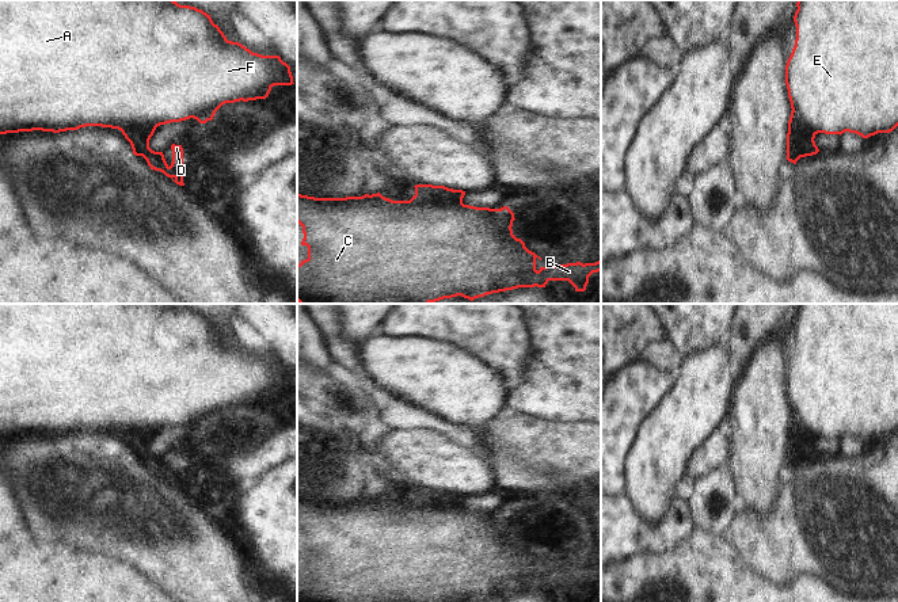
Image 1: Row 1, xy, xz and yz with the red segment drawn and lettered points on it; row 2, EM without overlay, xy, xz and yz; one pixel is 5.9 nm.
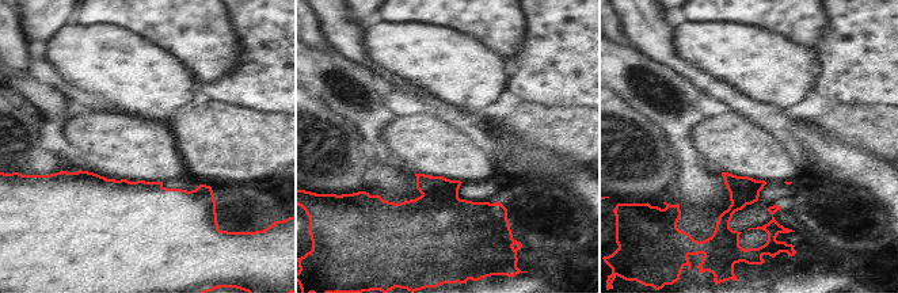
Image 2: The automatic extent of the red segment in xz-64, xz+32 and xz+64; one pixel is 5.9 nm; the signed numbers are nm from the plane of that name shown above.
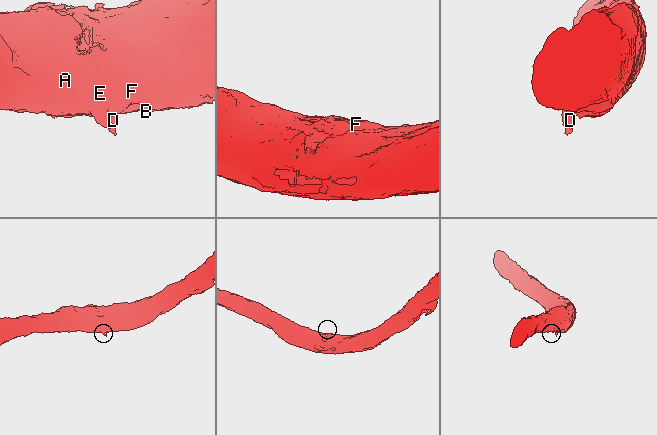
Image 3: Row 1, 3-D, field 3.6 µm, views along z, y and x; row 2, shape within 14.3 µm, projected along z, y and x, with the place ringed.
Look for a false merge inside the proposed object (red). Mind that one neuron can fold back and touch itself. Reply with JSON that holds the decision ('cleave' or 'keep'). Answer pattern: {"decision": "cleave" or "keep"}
{"decision": "cleave"}

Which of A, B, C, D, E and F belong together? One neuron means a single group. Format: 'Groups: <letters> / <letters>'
Groups: A B C E F / D.

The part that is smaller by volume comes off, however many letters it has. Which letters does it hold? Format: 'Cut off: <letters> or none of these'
Cut off: D

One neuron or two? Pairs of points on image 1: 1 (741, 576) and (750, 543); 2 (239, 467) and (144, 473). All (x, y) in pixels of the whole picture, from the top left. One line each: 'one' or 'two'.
1: two
2: two

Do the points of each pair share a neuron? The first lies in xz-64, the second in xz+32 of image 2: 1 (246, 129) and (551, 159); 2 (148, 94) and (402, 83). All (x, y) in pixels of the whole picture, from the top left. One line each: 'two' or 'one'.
1: two
2: two

